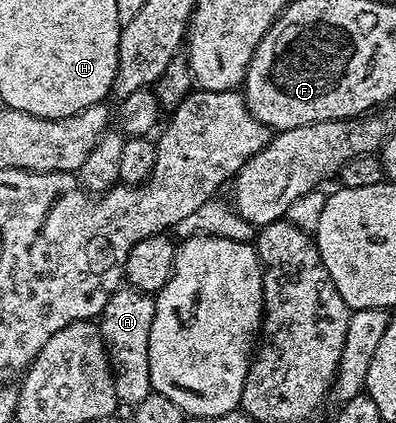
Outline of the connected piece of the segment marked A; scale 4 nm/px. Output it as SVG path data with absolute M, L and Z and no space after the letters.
M120 287L109 297L98 321L102 341L110 357L118 400L121 404L128 404L128 407L138 405L153 392L148 364L148 343L154 318L155 298L151 294L142 293L138 289Z

